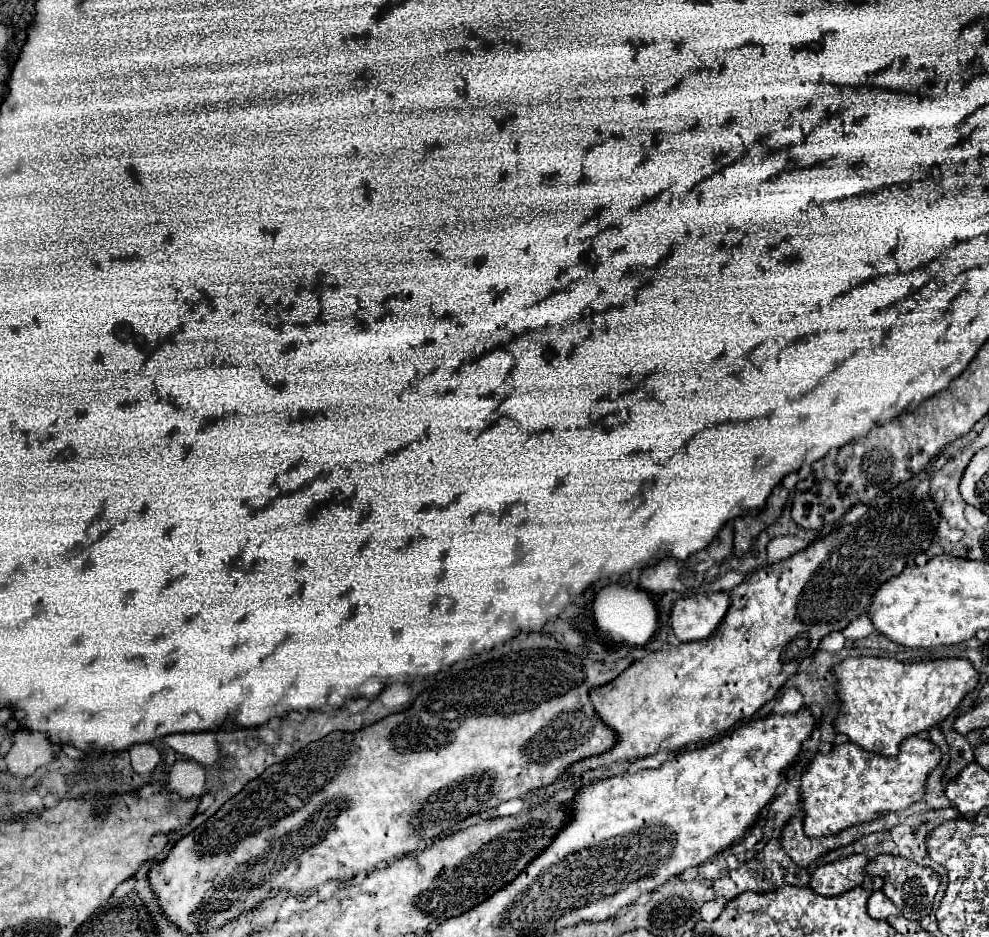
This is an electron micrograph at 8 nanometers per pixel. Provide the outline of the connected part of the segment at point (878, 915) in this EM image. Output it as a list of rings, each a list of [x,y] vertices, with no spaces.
[[[882,890],[872,892],[868,898],[868,914],[876,920],[888,920],[890,916],[898,916],[898,908],[894,906],[894,902],[890,902],[886,898],[886,894]]]

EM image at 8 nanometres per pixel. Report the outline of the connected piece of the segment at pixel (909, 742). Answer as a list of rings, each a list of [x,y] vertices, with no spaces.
[[[920,736],[906,738],[900,746],[900,754],[894,758],[868,752],[852,742],[834,746],[830,754],[818,752],[802,776],[802,802],[804,802],[804,832],[806,832],[806,836],[810,836],[810,838],[832,836],[832,834],[838,834],[838,832],[854,826],[854,824],[870,822],[870,820],[876,820],[888,812],[908,808],[910,804],[918,802],[926,794],[926,778],[940,764],[940,760],[942,760],[940,748],[934,746],[930,740],[920,738]]]

